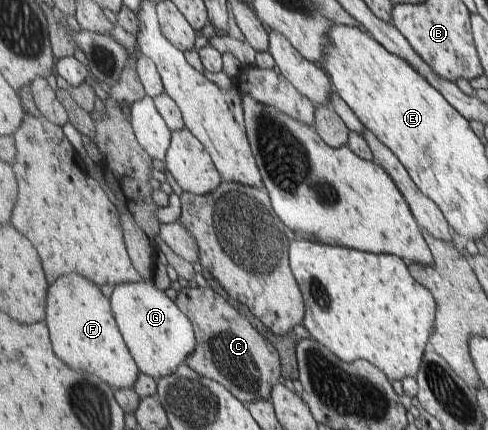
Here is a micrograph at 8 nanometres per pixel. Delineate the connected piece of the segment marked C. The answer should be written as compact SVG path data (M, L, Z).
M205 285L181 288L177 306L192 319L196 330L196 349L187 363L200 375L220 382L246 405L272 397L274 386L281 382L281 362L277 348L265 338L248 318L233 308L219 292Z

